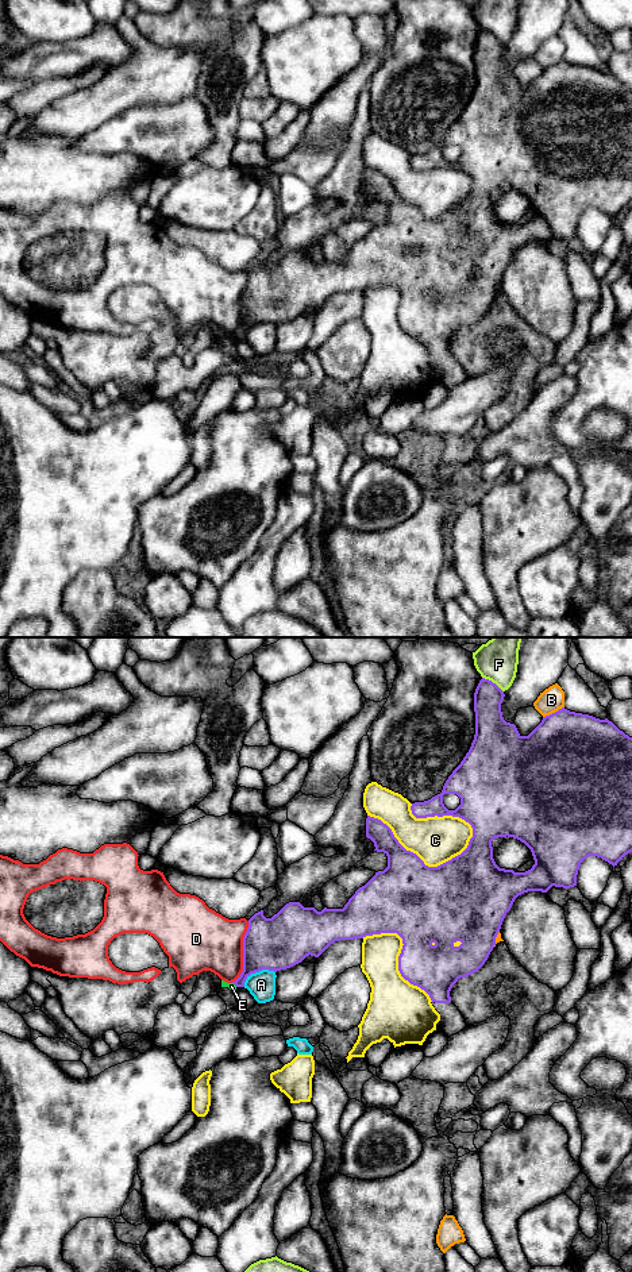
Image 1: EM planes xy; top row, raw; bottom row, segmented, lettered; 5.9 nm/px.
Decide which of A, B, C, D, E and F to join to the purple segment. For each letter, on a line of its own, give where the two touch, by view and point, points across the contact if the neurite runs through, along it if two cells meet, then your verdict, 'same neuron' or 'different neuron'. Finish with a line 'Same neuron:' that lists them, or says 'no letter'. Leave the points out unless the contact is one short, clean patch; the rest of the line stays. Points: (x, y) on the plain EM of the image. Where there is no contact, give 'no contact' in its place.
A: meets purple in xy at (257, 323); different neuron
B: meets purple in xy at (552, 65); different neuron
C: meets purple in xy at (420, 211); different neuron
D: meets purple in xy at (243, 304); different neuron
E: meets purple in xy at (235, 336); border along xy (232, 334), (236, 338); different neuron
F: meets purple in xy at (492, 34); different neuron
Same neuron: no letter

